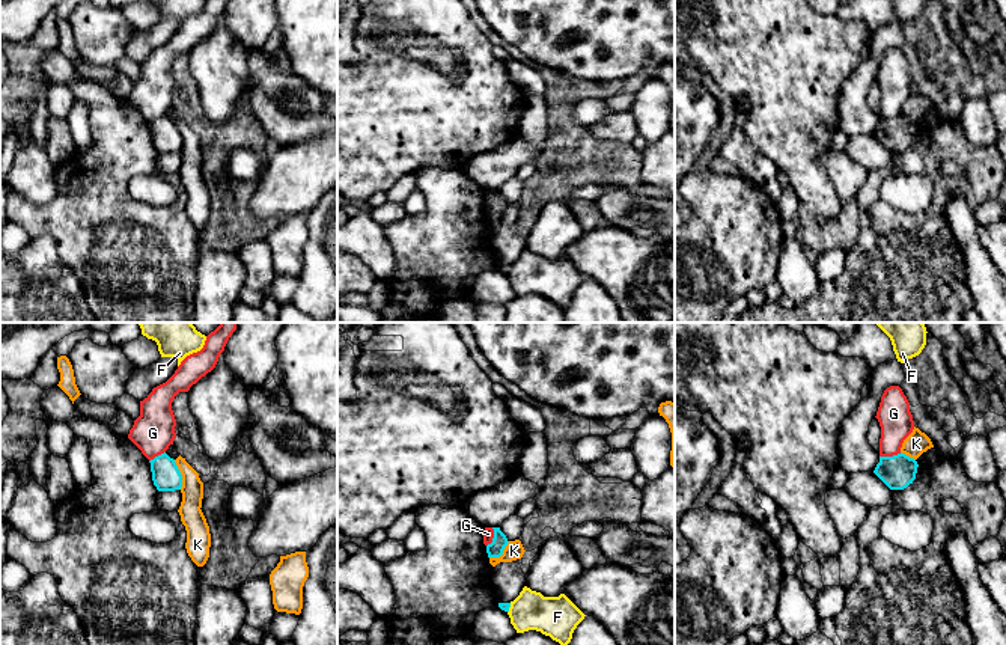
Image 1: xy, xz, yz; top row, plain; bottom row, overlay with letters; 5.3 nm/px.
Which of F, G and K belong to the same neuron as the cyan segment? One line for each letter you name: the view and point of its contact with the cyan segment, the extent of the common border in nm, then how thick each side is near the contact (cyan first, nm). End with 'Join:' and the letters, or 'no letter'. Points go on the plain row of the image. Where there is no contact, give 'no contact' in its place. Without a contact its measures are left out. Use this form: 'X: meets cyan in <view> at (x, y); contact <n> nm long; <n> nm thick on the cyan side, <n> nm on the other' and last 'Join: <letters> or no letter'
Join: no letter

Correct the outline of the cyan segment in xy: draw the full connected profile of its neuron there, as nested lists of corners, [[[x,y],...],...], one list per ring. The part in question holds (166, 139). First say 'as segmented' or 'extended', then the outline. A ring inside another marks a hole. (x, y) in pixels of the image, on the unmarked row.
as segmented | [[[166,115],[155,119],[151,125],[152,143],[158,154],[175,154],[182,149],[182,137]]]

